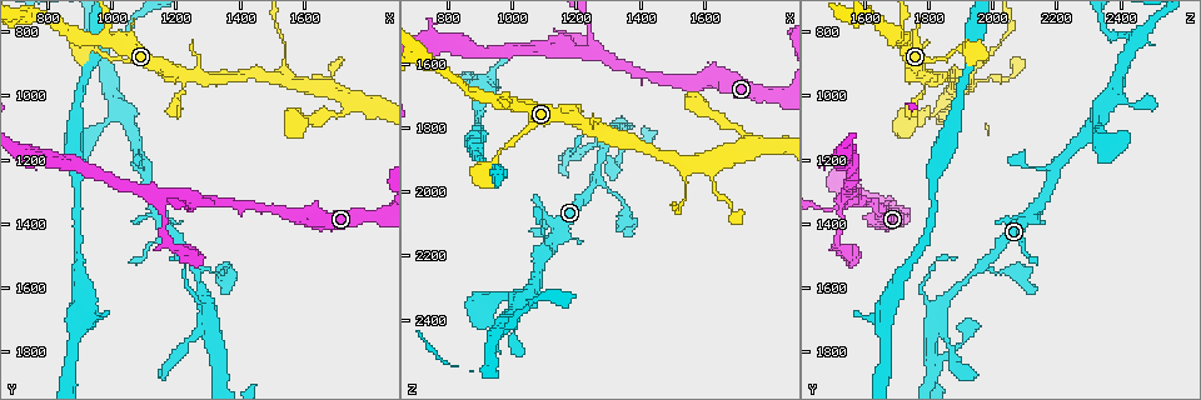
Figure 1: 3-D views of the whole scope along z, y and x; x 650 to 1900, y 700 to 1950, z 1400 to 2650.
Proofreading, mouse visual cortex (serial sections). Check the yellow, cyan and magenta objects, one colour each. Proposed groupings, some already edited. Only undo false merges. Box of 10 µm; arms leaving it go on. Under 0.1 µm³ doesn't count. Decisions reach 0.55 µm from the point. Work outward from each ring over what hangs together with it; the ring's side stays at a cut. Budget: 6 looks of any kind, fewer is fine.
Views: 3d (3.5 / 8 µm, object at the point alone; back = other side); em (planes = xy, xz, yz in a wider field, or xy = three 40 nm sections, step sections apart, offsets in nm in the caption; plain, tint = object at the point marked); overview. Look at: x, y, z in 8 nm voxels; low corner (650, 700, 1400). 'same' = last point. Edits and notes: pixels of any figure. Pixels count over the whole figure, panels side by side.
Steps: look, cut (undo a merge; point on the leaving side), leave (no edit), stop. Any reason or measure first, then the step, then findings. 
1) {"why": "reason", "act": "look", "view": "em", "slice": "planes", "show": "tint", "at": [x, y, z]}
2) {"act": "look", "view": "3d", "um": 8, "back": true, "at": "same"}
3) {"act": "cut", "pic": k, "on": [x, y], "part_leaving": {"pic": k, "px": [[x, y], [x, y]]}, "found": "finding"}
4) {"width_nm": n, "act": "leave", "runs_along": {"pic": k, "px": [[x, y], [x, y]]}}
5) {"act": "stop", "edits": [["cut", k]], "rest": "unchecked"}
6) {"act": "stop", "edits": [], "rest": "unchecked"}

{"why": "branch point", "act": "look", "view": "3d", "um": 3.5, "at": [1260, 1540, 1960]}

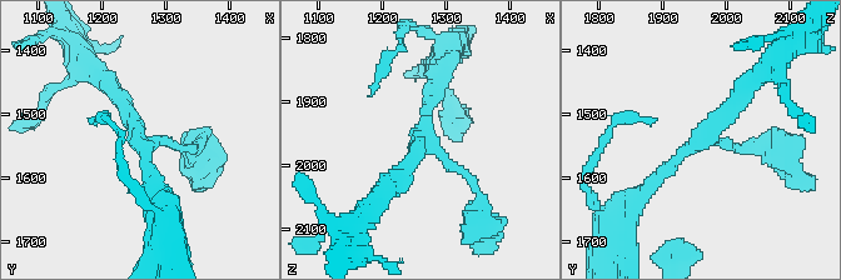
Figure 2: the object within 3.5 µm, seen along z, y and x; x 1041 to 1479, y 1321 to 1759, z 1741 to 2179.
{"arms": 3, "arm_widths_nm": [100, 200, 200], "act": "look", "view": "em", "slice": "xy", "step": 1, "show": "tint", "at": [1260, 1540, 1960]}

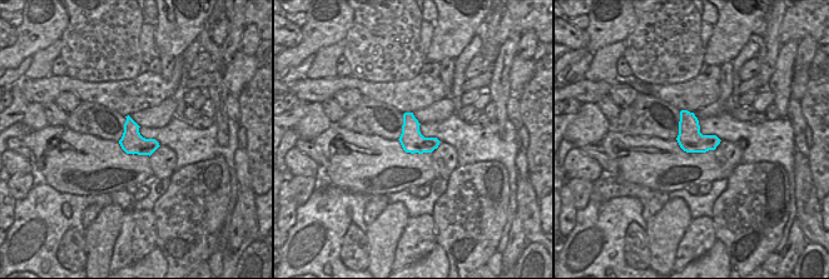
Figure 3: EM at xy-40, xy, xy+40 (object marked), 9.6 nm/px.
{"act": "leave", "found": "one cell here"}

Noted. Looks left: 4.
{"why": "sharp bend", "act": "look", "view": "em", "slice": "xy", "step": 5, "show": "tint", "at": [970, 830, 2430]}

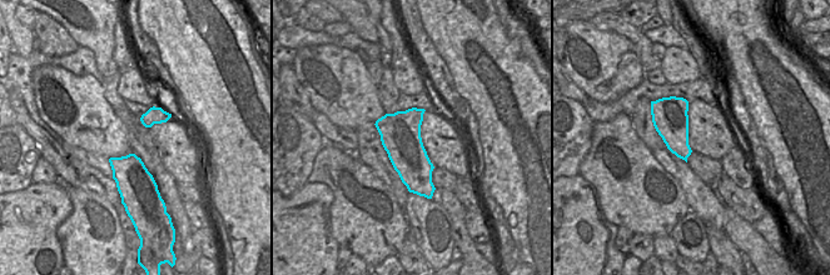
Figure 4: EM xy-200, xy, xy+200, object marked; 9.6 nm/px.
{"act": "look", "view": "3d", "um": 3.5, "at": "same"}

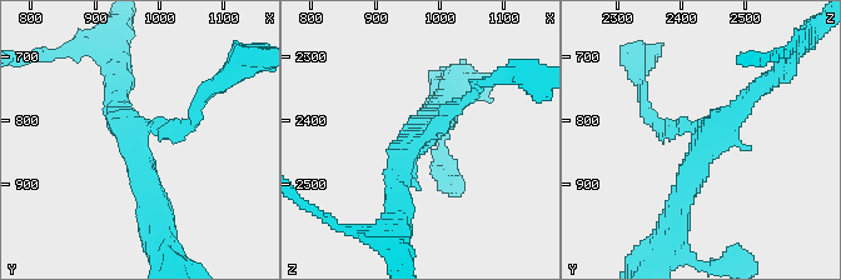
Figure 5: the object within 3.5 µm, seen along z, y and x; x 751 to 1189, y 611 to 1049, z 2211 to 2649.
{"arm_widths_nm": [150, 250, 300], "act": "leave", "runs_along": {"pic": 5, "px": [[676, 208], [702, 135], [762, 85]]}, "found": "one cell here"}

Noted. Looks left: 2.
{"why": "a fork", "act": "look", "view": "em", "slice": "xy", "step": 1, "show": "tint", "at": [1510, 950, 1910]}

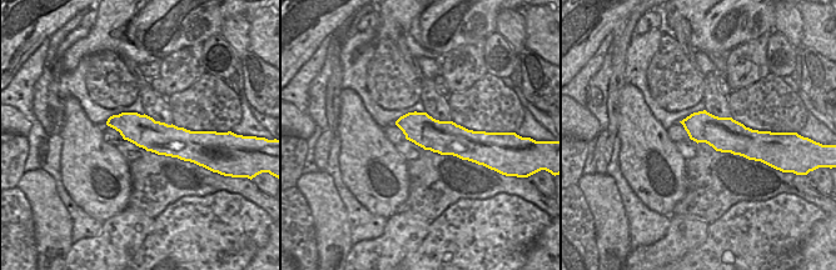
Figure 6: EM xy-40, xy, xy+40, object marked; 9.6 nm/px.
{"why": "wider look", "act": "look", "view": "3d", "um": 3.5, "back": true, "at": "same"}

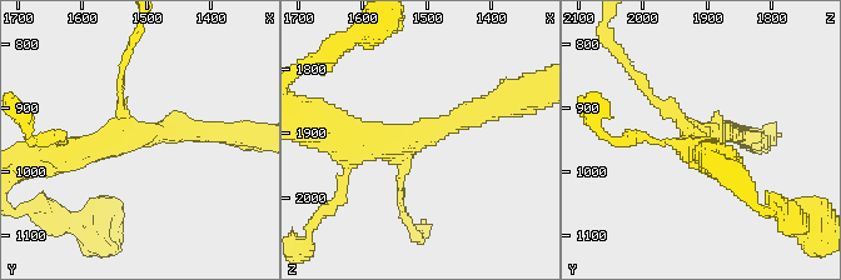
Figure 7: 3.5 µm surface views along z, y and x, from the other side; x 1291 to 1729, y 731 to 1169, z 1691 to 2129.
{"arms": 3, "act": "leave", "runs_along": {"pic": 7, "px": [[488, 103], [419, 138], [338, 131]]}, "found": "all the same cell"}

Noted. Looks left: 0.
{"act": "stop", "edits": [], "rest": "unchecked"}

